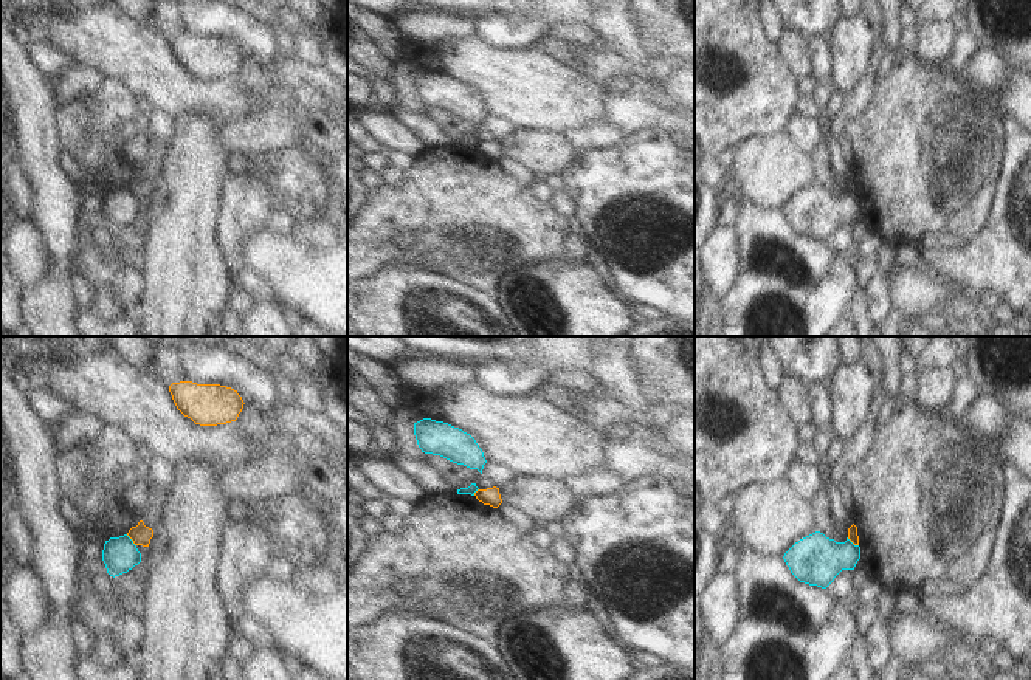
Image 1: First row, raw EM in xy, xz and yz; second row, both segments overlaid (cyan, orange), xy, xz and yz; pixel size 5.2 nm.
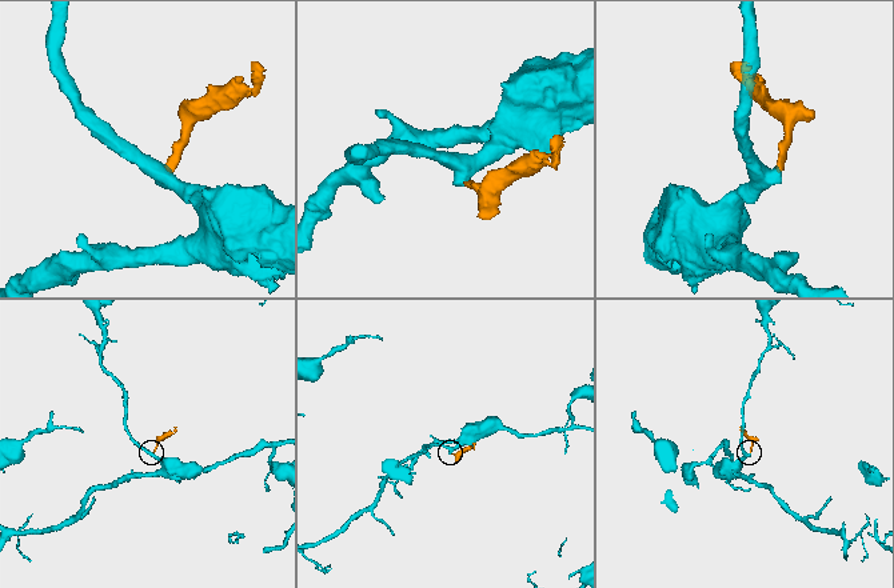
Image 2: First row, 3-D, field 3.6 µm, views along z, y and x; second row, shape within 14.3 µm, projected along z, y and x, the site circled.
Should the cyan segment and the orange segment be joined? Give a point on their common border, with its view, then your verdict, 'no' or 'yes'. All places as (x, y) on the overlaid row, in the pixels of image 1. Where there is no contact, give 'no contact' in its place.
contact xy (132, 541); no

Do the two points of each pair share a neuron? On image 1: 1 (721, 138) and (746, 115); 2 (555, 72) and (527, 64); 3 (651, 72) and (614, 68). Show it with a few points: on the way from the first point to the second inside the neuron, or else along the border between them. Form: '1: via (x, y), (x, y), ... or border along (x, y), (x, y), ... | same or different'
1: via (727, 132), (740, 120) | same
2: via (549, 72), (534, 70) | same
3: via (642, 70), (624, 68) | same

